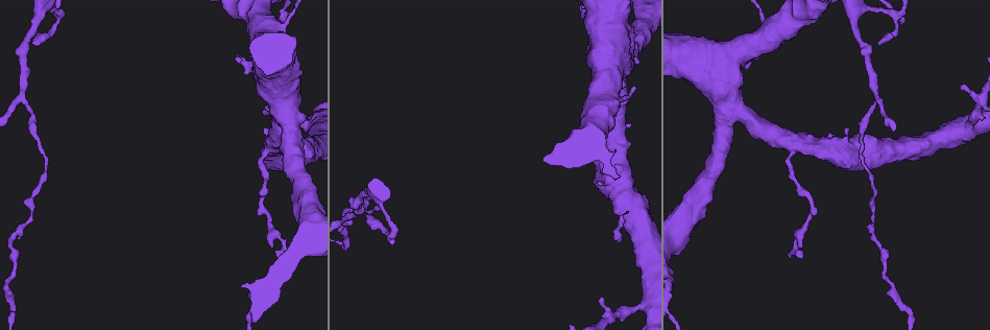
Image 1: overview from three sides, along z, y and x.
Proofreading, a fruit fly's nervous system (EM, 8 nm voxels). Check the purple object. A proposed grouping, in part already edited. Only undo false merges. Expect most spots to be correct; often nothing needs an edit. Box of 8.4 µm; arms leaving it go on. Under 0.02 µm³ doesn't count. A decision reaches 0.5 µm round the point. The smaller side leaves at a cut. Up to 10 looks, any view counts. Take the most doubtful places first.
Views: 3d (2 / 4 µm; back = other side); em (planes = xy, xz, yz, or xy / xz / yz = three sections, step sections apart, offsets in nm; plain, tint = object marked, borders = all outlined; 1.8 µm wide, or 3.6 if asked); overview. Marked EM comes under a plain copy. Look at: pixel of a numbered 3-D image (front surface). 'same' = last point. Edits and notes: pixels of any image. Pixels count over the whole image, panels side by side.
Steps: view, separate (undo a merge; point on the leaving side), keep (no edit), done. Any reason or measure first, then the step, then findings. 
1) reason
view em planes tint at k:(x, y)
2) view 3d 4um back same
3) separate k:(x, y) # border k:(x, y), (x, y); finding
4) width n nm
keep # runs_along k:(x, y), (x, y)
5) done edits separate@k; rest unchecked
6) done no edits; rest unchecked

three-way junction
view 3d 4um at 1:(875, 98)

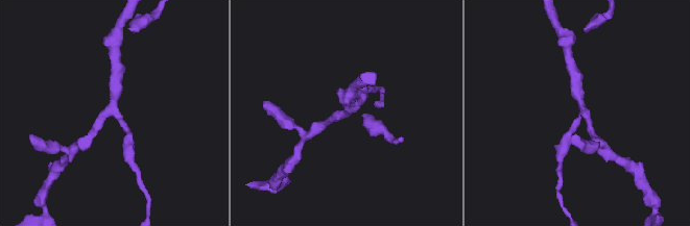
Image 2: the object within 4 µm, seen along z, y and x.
arms 3; arm_widths 170, 170, 200 nm; now the EM
view em planes tint at 2:(581, 107)

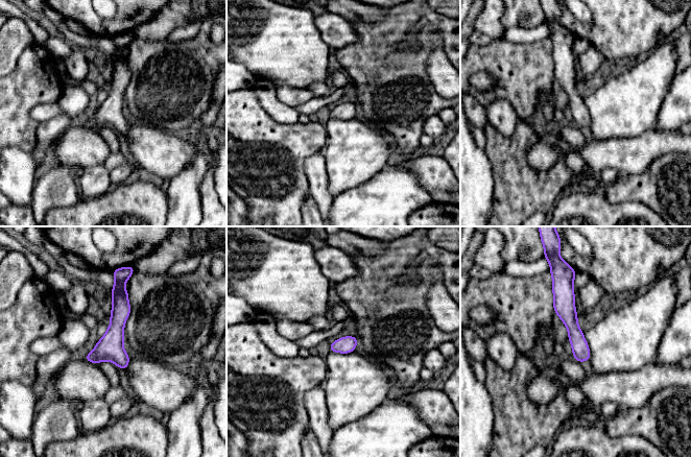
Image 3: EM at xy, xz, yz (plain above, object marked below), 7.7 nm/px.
keep # runs_along 3:(121, 282), (116, 354), (124, 366); all the same neuron

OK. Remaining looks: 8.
a fork
view 3d 4um at 1:(614, 127)

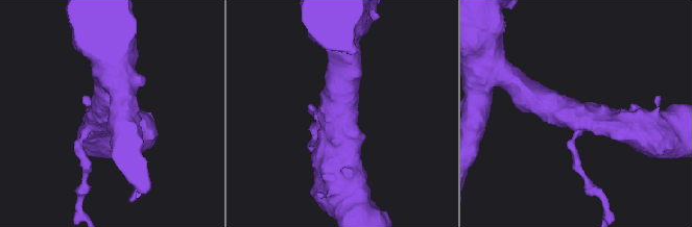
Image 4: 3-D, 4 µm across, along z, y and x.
arms 3
view em 3.6um planes tint at 4:(339, 111)

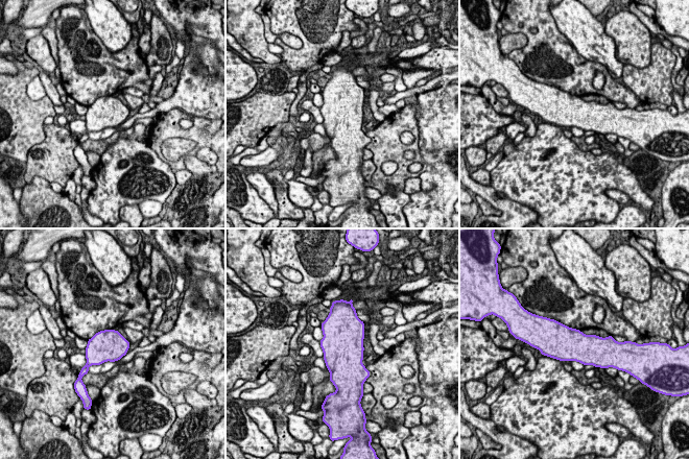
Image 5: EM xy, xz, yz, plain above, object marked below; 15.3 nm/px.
keep # one neuron here

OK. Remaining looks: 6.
a narrow waist
view 3d 4um at 1:(874, 214)

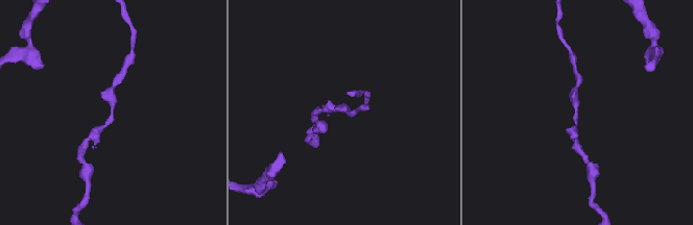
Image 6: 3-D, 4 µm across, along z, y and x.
need the tissue
view em 3.6um xz step 8 tint at 6:(576, 115)

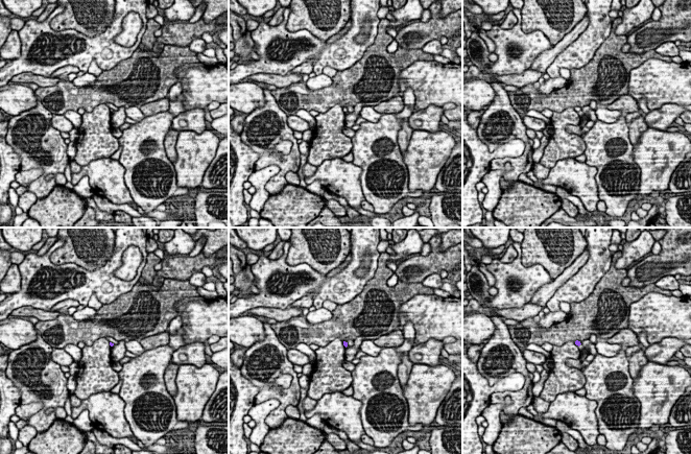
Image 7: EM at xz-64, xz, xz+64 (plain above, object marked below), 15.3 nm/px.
width 50 nm
keep # continuous, no second neuron

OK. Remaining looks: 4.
calibre changes
view 3d 4um at 1:(613, 103)

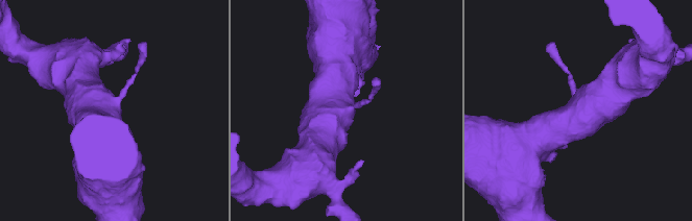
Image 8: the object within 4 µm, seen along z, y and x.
now the EM
view em 3.6um yz step 16 tint at 8:(346, 108)

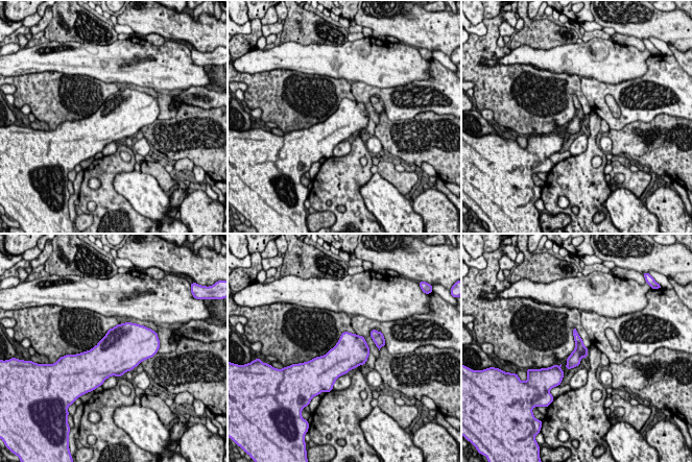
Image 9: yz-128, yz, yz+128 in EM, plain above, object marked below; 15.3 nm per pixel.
another direction
view em 3.6um planes tint same

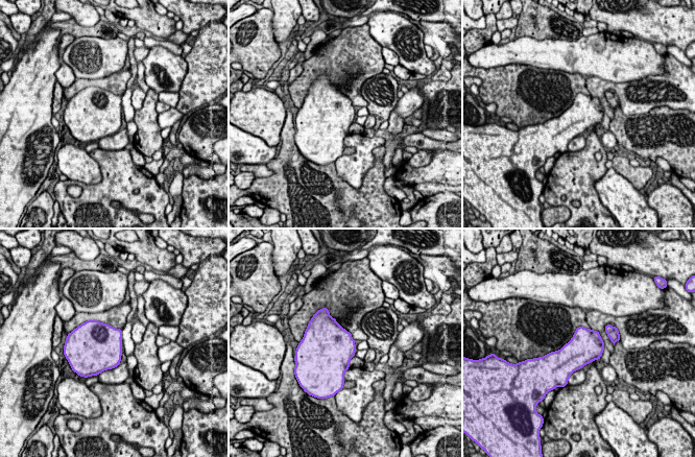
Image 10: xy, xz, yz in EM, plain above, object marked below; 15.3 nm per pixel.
keep # all the same neuron

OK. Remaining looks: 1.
done no edits; rest unchecked

